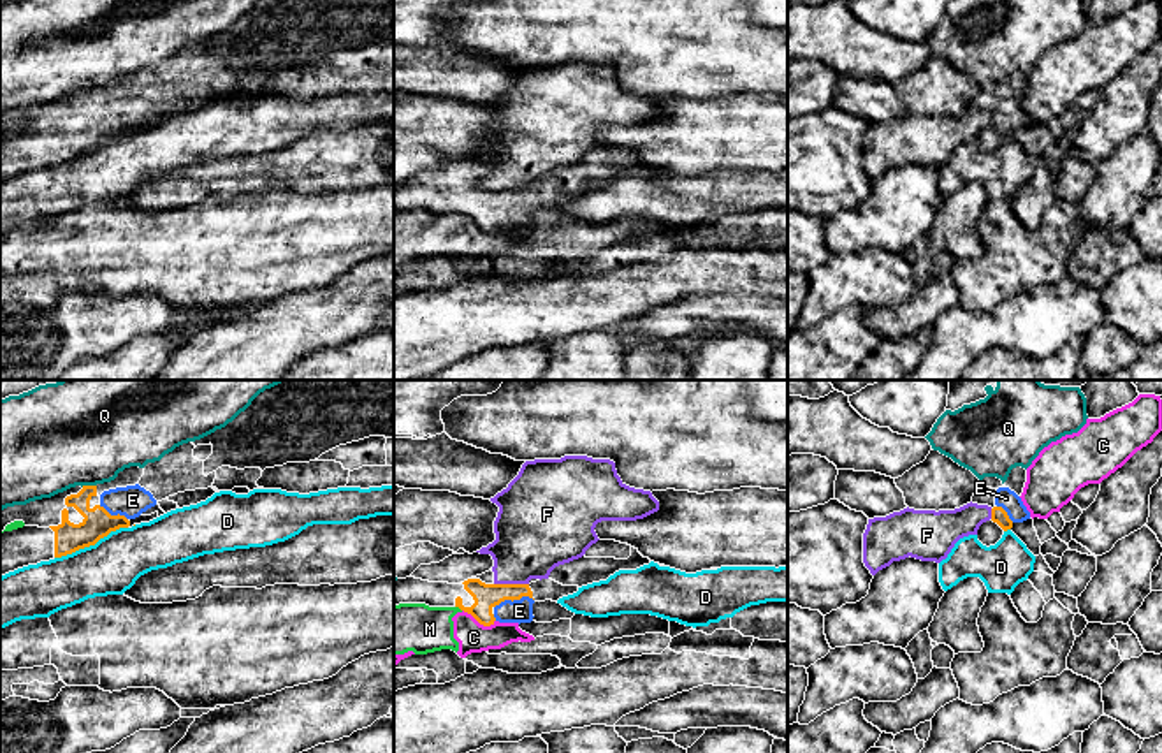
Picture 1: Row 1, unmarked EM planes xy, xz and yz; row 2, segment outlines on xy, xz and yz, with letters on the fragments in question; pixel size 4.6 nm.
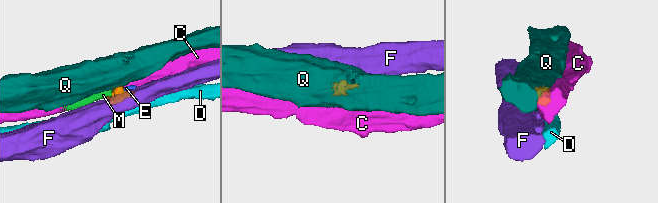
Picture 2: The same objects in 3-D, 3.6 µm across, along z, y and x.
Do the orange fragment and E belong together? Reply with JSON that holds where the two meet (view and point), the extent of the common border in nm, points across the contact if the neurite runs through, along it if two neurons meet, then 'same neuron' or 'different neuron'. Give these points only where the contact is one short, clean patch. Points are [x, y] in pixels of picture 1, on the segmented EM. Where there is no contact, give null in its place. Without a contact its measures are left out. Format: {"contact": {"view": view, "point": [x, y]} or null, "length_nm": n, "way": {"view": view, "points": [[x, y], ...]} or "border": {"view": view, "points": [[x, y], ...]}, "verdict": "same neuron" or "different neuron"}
{"contact": {"view": "xz", "point": [514, 599]}, "length_nm": 190, "way": {"view": "xz", "points": [[486, 597], [514, 599], [519, 611]]}, "verdict": "same neuron"}

